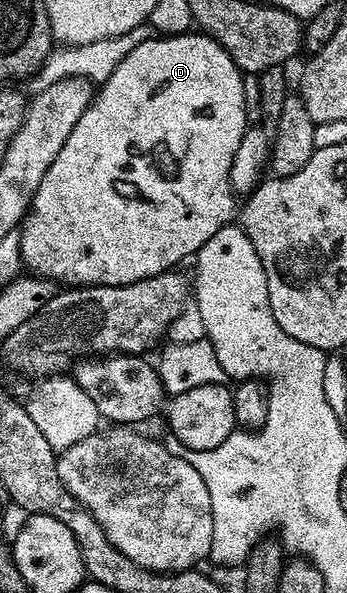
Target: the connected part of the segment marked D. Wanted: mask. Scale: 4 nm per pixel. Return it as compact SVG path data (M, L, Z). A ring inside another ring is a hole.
M203 33L195 34L150 37L142 41L142 45L130 49L130 53L122 57L107 81L99 84L98 90L93 94L92 104L88 106L86 113L82 113L82 117L78 117L78 125L74 125L70 137L66 137L66 145L58 149L54 165L46 169L46 177L42 177L42 185L38 185L38 193L34 193L32 198L32 210L24 216L24 222L19 228L20 257L23 266L33 276L51 281L61 279L69 288L125 287L134 281L163 275L166 271L179 268L179 263L183 259L191 260L202 249L202 245L206 245L206 241L210 241L210 237L218 233L218 229L233 222L238 211L238 199L230 185L230 161L234 161L238 141L242 141L242 133L250 126L250 116L246 113L244 75L234 65L230 53L226 53L226 49L218 45L218 41Z

